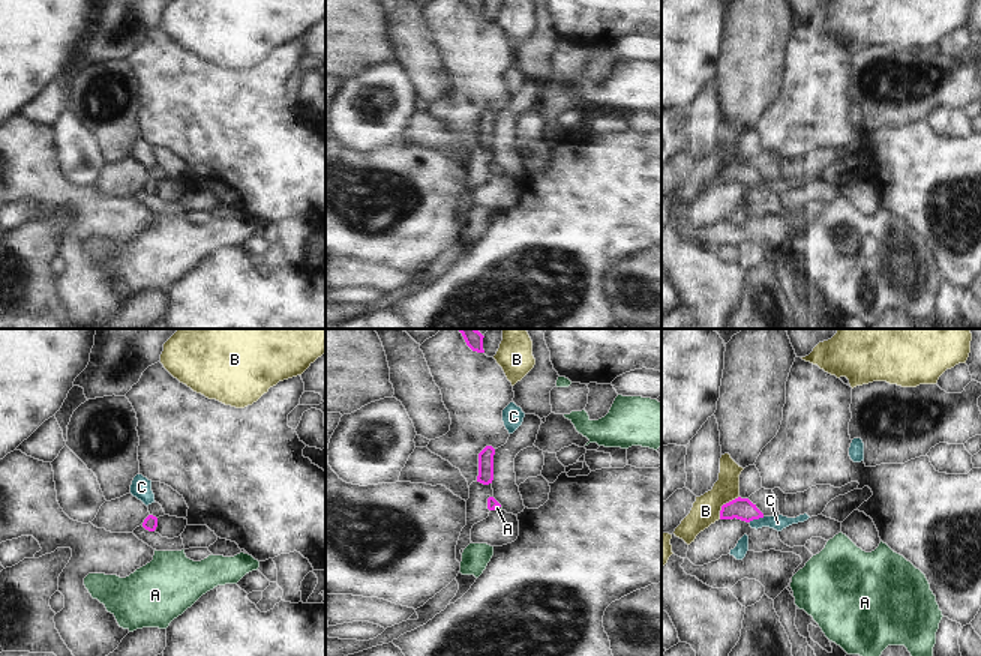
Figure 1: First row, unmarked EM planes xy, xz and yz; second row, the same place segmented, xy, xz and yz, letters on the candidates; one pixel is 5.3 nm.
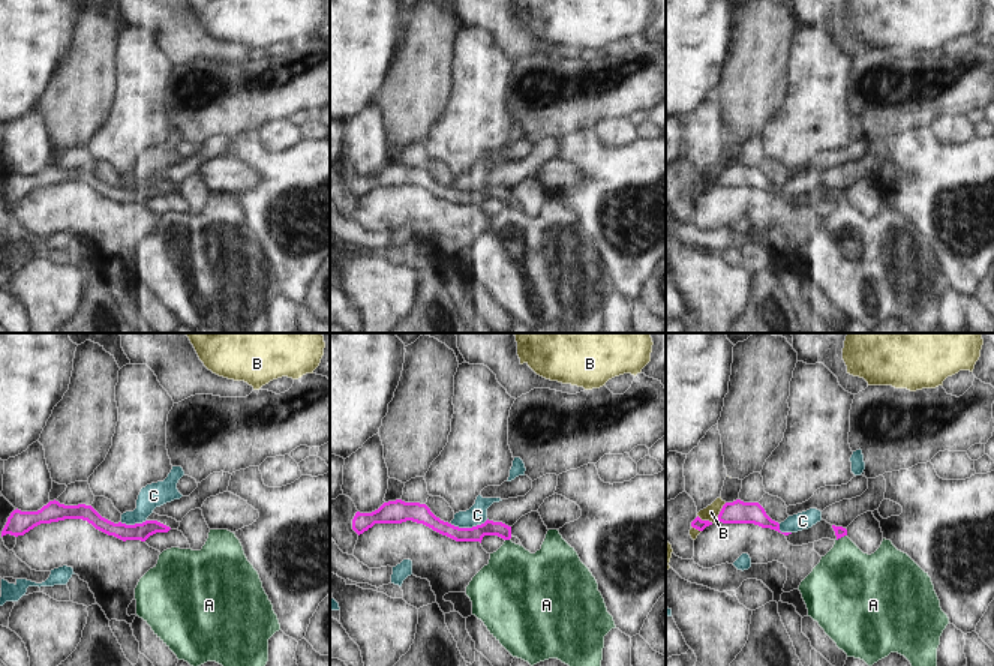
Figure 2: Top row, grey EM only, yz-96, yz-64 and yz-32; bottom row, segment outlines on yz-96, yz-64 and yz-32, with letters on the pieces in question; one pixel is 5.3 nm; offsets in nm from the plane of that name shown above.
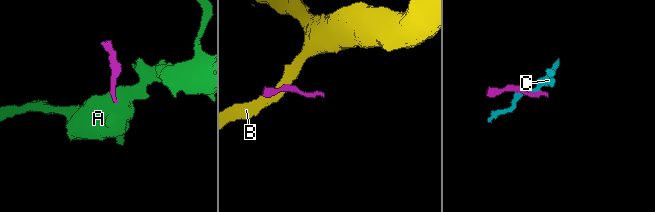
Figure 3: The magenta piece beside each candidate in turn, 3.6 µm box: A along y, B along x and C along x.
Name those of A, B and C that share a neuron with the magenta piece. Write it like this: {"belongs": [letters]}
{"belongs": ["A"]}

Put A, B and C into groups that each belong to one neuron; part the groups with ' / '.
A / B / C

